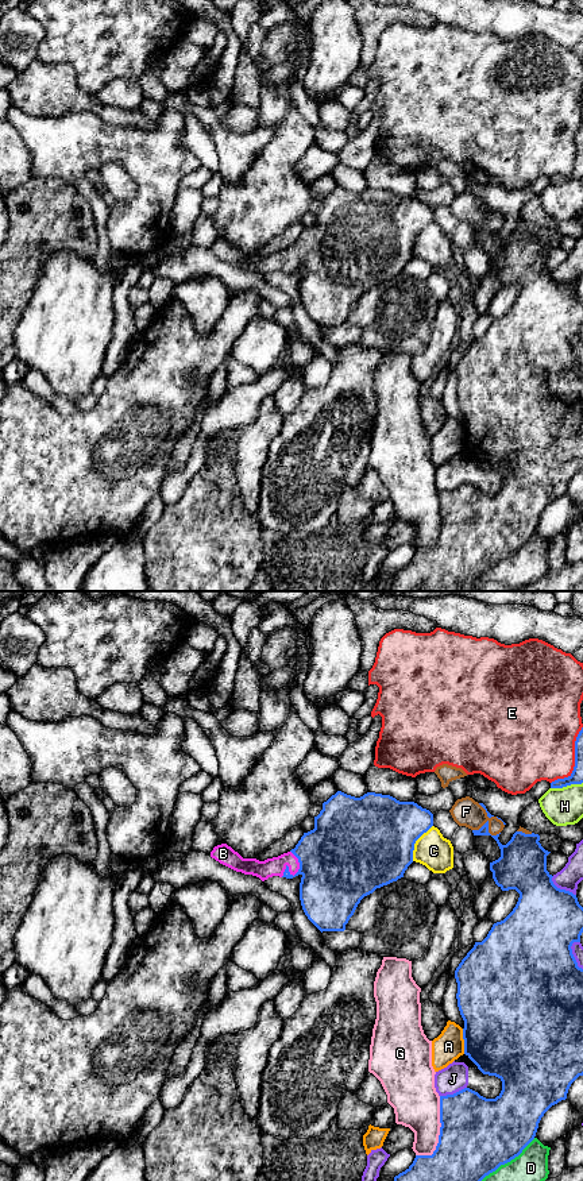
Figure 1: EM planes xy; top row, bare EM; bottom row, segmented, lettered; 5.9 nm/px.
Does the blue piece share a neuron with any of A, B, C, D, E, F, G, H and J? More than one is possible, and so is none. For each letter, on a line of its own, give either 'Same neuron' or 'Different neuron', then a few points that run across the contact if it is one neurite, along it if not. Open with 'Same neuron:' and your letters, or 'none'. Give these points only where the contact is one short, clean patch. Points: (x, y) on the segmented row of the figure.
Same neuron: B
A: Different neuron
B: Same neuron. Line: xy (339, 860), (309, 860), (298, 871), (271, 867)
C: Different neuron
D: Different neuron
E: Different neuron
F: Different neuron
G: Different neuron
H: Different neuron
J: Different neuron

